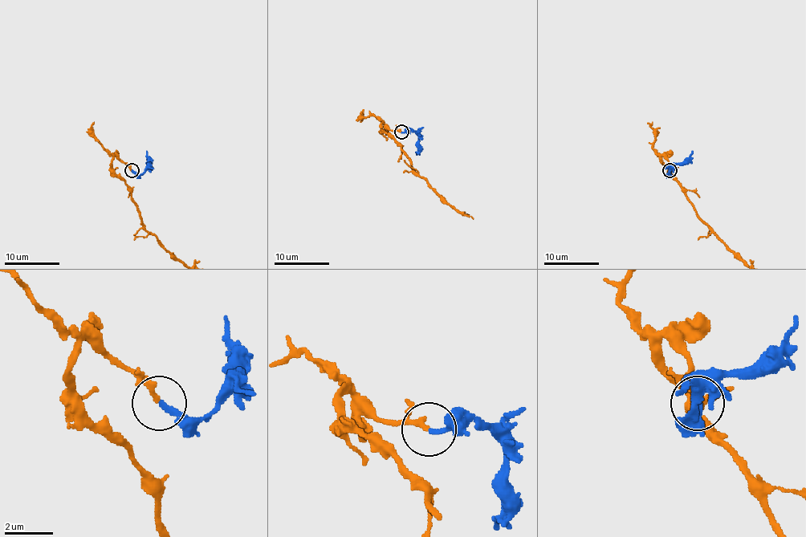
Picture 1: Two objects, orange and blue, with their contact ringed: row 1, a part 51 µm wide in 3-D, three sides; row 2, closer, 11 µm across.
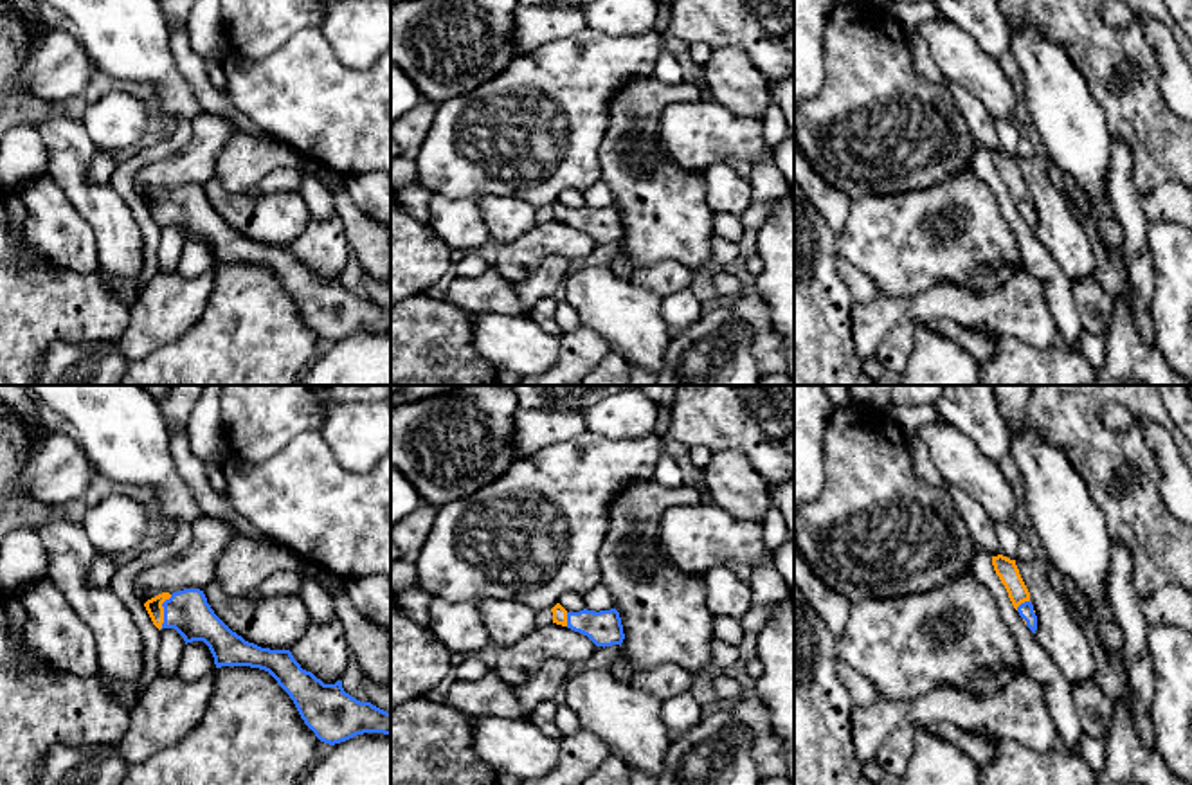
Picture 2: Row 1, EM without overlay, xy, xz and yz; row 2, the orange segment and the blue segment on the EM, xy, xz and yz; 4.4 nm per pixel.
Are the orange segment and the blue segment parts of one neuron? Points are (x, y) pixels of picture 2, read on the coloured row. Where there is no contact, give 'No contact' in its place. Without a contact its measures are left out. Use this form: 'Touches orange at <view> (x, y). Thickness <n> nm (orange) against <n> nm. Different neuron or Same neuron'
Touches orange at xy (162, 613). Thickness 70 nm (orange) against 190 nm. Same neuron

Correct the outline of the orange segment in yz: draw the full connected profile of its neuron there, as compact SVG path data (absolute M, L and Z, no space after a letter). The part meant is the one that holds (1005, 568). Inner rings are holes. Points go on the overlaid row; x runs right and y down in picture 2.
M998 555L998 556L992 556L992 565L1001 583L1005 585L1014 609L1023 618L1025 625L1035 634L1037 616L1030 601L1030 592L1016 565L1016 560Z

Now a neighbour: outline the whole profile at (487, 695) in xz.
M488 670L486 675L475 681L456 681L448 688L445 702L466 717L529 718L517 699L517 691L517 686Z

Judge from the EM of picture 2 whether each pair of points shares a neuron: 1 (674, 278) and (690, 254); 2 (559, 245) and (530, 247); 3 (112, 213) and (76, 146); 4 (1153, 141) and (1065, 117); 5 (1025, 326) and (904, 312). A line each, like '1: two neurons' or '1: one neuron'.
1: two neurons
2: one neuron
3: one neuron
4: two neurons
5: one neuron

